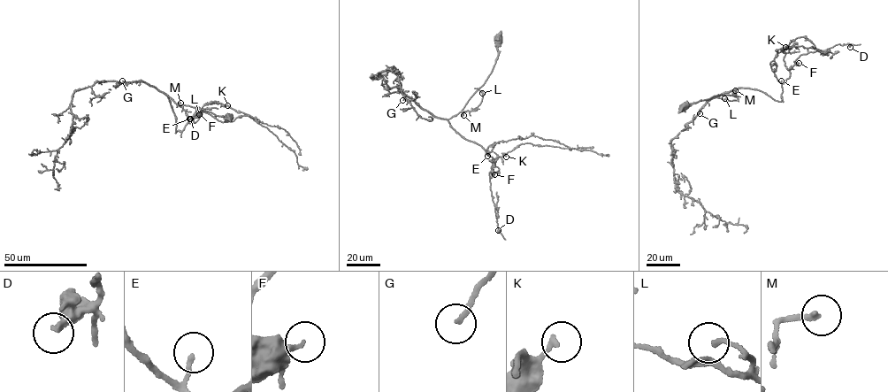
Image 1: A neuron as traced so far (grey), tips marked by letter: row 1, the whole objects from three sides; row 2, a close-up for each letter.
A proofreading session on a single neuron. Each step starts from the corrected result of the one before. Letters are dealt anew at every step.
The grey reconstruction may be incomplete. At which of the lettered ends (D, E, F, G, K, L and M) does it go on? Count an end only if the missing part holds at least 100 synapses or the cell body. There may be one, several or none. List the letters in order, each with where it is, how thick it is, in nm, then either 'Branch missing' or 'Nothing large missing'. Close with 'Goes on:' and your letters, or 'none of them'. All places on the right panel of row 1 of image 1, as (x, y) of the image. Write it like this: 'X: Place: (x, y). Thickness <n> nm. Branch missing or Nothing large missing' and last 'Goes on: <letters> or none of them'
D: Place: (850, 47). Thickness 360 nm. Nothing large missing
E: Place: (781, 80). Thickness 160 nm. Nothing large missing
F: Place: (799, 63). Thickness 240 nm. Nothing large missing
G: Place: (700, 113). Thickness 170 nm. Nothing large missing
K: Place: (785, 47). Thickness 170 nm. Nothing large missing
L: Place: (724, 98). Thickness 140 nm. Nothing large missing
M: Place: (735, 90). Thickness 190 nm. Nothing large missing
Goes on: none of them

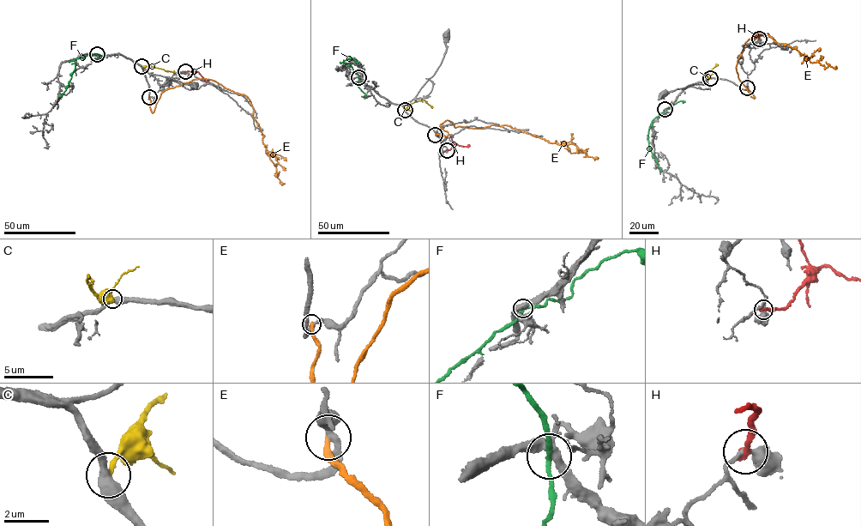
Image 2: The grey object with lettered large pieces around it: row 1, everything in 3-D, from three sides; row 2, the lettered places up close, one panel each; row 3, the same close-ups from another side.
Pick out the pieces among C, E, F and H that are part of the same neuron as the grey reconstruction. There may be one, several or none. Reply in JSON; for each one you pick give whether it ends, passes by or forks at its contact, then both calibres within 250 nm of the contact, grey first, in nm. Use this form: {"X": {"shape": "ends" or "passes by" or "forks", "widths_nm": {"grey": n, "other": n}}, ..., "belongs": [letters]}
{"belongs": []}

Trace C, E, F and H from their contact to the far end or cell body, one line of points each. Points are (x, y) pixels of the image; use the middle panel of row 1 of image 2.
C: (405, 110), (409, 105), (422, 99), (432, 107)
E: (435, 135), (447, 136), (440, 126), (447, 120), (455, 127), (509, 125), (599, 158)
F: (358, 77), (352, 67), (343, 62), (350, 57), (357, 63)
H: (447, 150), (455, 143), (462, 147), (469, 145)

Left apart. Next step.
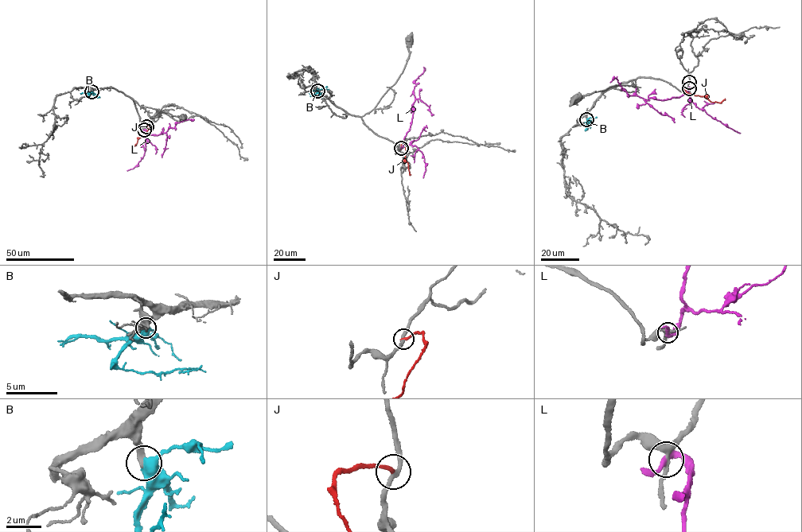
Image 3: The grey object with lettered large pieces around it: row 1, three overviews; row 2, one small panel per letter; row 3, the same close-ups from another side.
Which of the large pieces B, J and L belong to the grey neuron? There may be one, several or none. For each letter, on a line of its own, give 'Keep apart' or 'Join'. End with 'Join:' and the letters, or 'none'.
B: Join
J: Keep apart
L: Keep apart
Join: B

